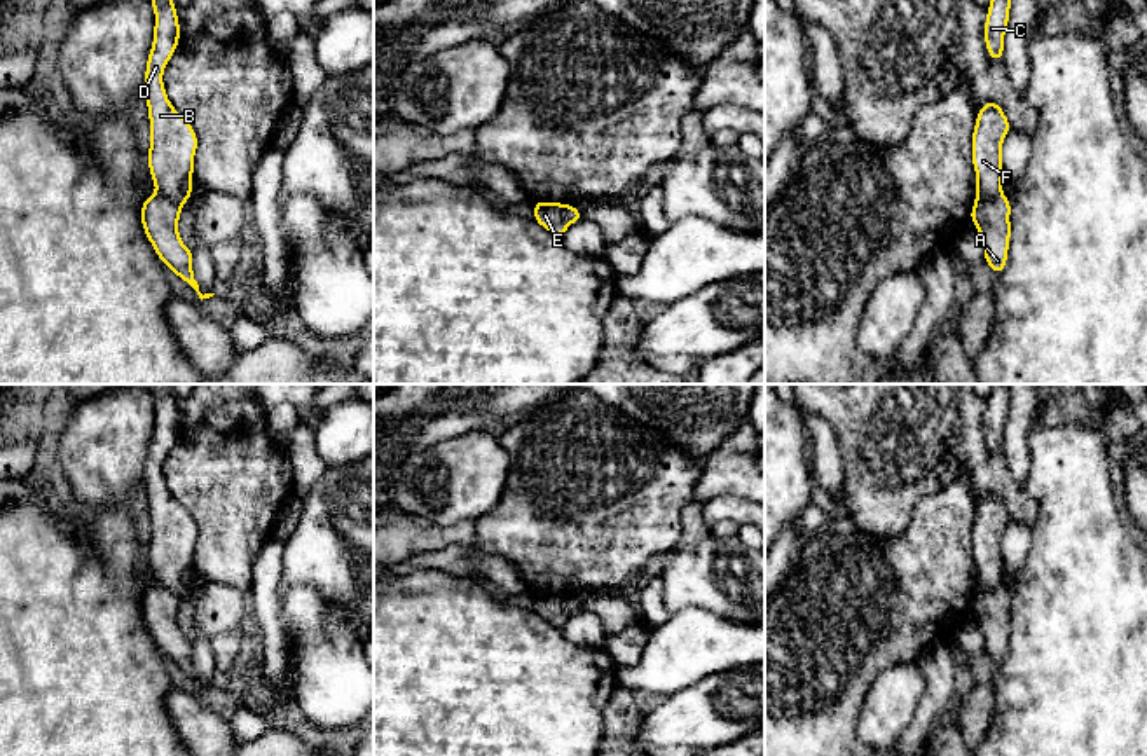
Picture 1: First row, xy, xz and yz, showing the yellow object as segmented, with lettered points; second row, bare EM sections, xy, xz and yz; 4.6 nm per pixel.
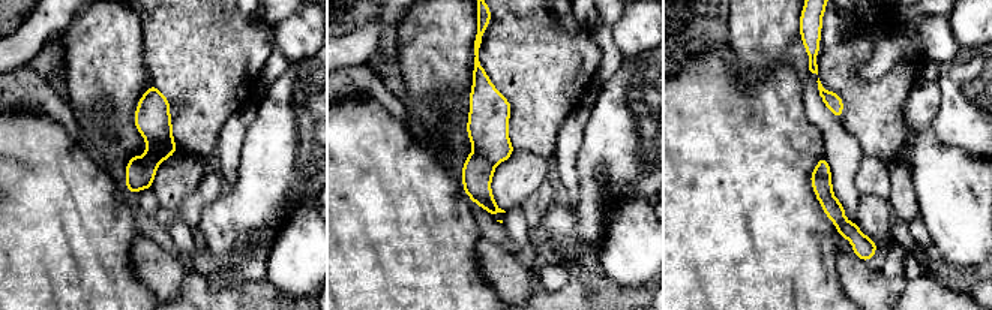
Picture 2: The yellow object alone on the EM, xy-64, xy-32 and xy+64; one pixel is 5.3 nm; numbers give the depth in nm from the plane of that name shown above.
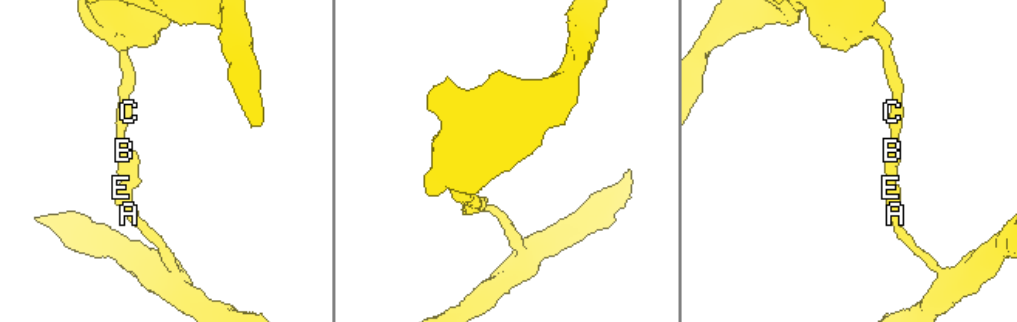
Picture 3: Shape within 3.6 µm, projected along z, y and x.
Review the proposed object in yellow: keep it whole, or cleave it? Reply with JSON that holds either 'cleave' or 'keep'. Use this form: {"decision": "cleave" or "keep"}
{"decision": "cleave"}

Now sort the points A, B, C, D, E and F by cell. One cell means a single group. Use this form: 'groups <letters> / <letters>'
groups A E / B C D F

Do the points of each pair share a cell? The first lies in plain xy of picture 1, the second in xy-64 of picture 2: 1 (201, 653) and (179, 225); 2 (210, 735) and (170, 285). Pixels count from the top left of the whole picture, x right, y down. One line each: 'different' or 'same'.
1: same
2: same

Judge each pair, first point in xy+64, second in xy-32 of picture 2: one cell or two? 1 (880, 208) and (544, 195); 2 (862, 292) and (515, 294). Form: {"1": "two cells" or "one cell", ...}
{"1": "one cell", "2": "one cell"}

